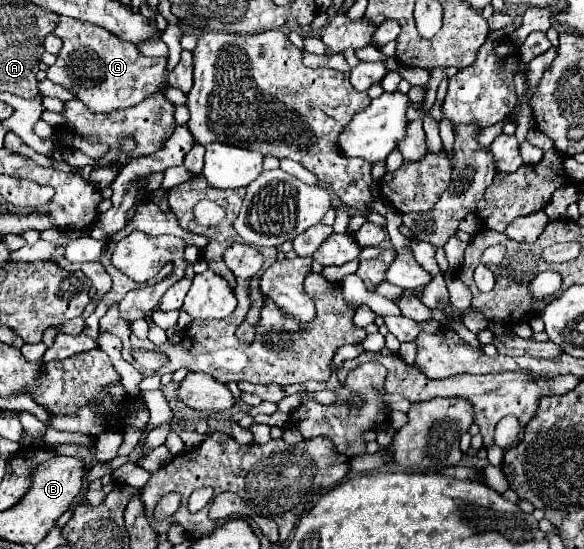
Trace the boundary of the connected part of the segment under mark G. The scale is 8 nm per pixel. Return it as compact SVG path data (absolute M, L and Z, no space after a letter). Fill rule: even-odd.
M61 16L55 34L63 40L63 50L57 56L57 62L47 70L47 78L67 86L89 110L97 114L135 106L167 86L165 58L147 58L137 50L137 46L121 42L105 28Z

